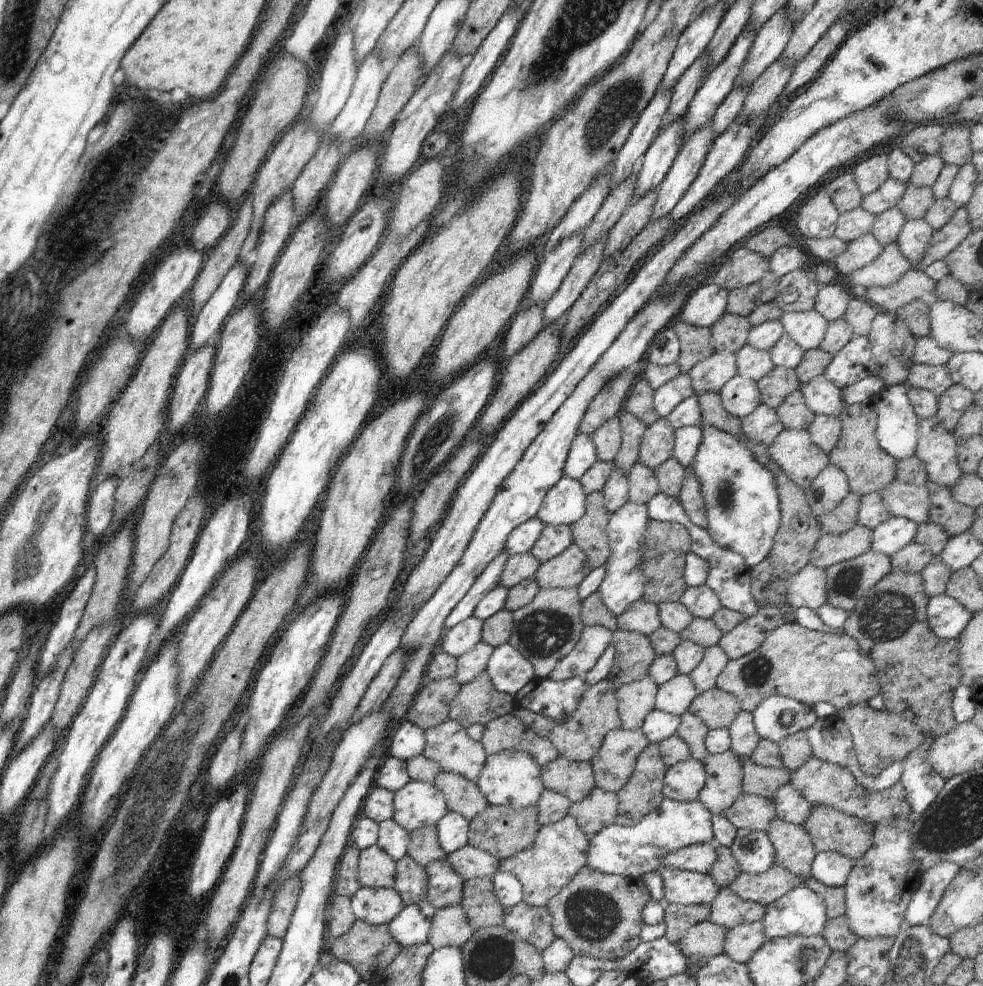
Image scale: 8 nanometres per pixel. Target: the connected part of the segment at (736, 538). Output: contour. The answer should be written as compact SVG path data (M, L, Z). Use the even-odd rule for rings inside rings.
M701 426L702 442L692 461L692 470L700 482L708 534L720 546L738 553L749 567L760 564L770 554L780 528L781 510L776 478L760 464L738 438L712 426Z

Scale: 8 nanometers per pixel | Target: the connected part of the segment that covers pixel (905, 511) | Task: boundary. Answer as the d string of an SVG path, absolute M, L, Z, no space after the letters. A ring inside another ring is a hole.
M895 479L878 492L888 512L896 517L906 517L917 525L928 522L930 492L926 485L909 485Z

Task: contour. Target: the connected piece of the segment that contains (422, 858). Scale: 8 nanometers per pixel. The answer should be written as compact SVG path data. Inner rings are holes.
M436 825L410 832L408 855L422 867L445 858L447 854L440 846Z

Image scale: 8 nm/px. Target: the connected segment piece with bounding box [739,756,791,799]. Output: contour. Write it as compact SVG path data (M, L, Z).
M749 757L739 758L742 764L742 788L743 792L756 794L764 798L774 799L780 786L790 783L790 774L786 768L768 768L754 764Z

